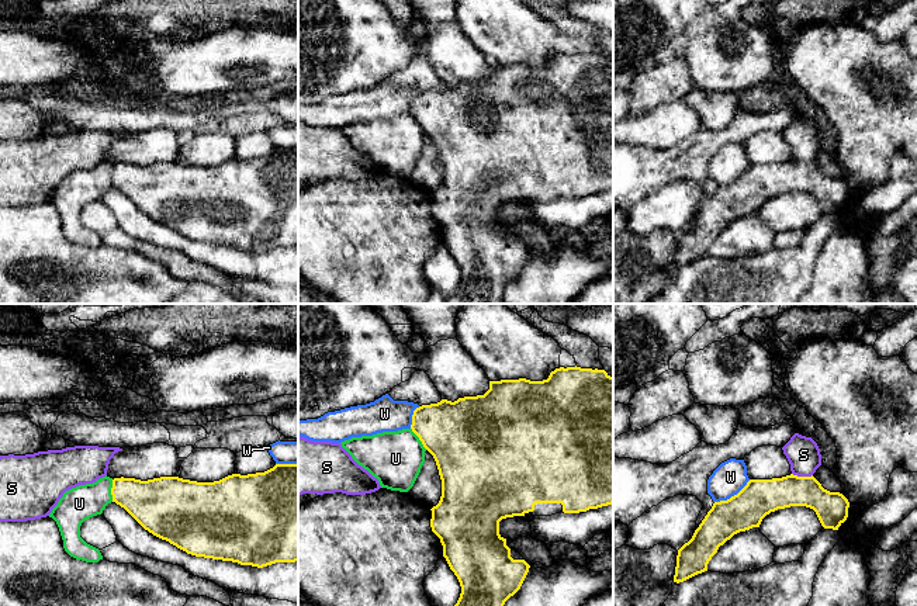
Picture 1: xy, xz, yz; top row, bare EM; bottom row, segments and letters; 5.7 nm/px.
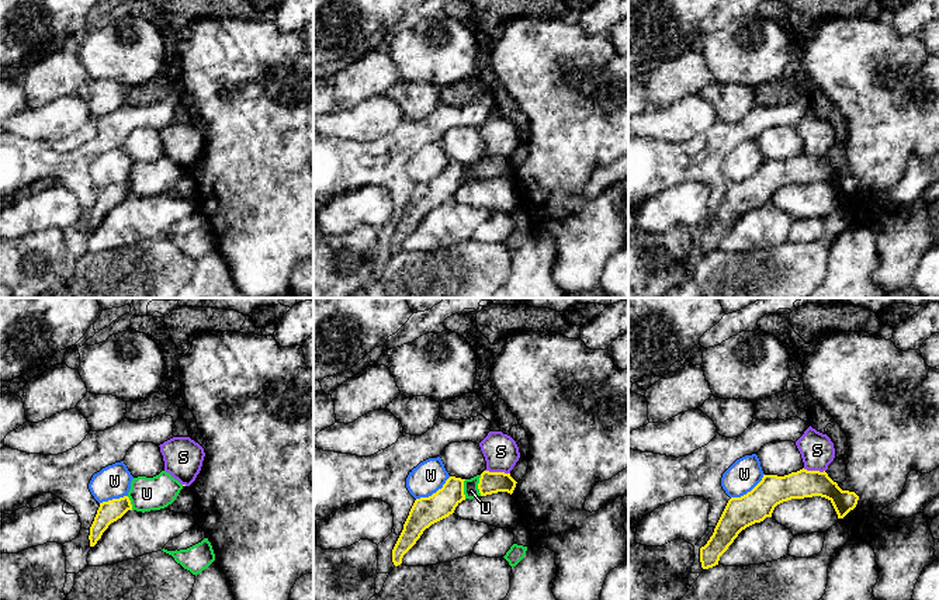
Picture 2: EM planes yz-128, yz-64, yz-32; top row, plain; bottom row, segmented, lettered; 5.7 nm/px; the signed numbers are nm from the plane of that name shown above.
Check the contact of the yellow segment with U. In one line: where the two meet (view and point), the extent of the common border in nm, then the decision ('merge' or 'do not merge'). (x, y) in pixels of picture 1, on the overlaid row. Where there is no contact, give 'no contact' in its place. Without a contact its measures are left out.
xy (111, 491) | 130 nm | merge

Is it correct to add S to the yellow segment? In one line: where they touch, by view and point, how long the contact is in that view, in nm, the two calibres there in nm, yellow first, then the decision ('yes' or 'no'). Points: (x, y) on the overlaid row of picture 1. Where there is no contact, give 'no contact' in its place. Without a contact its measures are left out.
yz (802, 477) | 120 nm | 190/190 nm | no

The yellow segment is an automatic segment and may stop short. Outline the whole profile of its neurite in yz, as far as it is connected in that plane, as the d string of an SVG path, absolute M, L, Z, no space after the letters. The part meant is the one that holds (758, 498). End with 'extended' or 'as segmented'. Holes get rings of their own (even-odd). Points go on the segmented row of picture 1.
M813 475L750 479L737 495L714 502L692 539L678 550L674 582L707 571L719 547L734 534L759 527L767 515L790 506L810 508L824 529L838 530L848 517L849 502L842 494L824 489Z; as segmented

